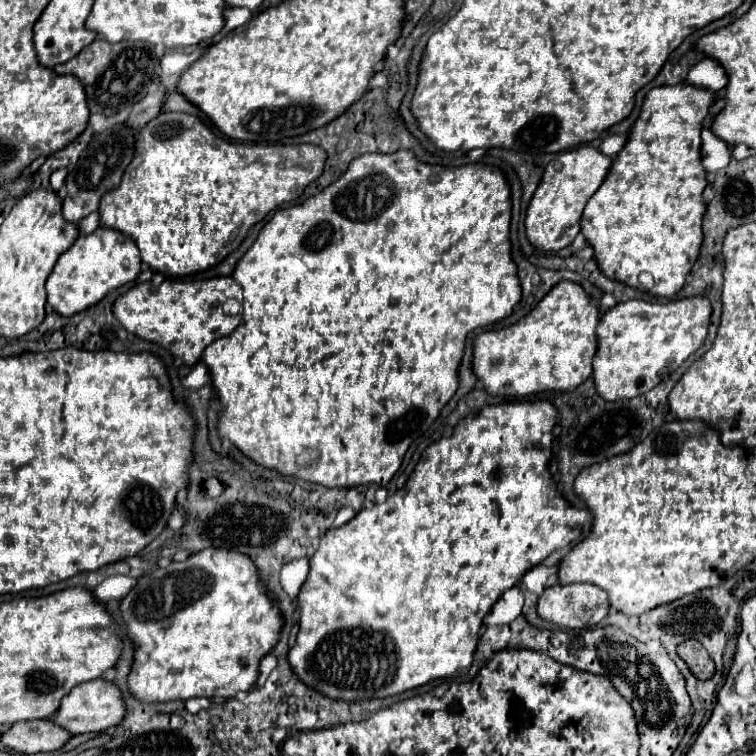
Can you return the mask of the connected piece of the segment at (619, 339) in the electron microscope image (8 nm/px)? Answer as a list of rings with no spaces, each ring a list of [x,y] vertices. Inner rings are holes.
[[[683,298],[667,304],[629,300],[607,310],[597,324],[597,352],[593,358],[597,394],[607,402],[615,402],[649,392],[663,380],[663,374],[677,370],[703,344],[709,312],[709,302],[701,298]]]

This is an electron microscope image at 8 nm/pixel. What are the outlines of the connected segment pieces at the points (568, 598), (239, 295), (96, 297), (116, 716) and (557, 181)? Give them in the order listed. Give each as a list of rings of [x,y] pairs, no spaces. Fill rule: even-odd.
[[[569,584],[569,586],[549,586],[537,602],[537,614],[541,620],[551,622],[559,628],[581,630],[597,626],[609,612],[609,602],[601,588],[593,588],[591,584]]]
[[[215,276],[209,280],[163,280],[159,286],[153,286],[153,282],[143,282],[121,294],[113,304],[113,316],[121,322],[121,326],[143,338],[149,340],[161,348],[165,348],[173,358],[181,358],[185,366],[195,366],[203,354],[203,350],[217,338],[229,336],[241,322],[241,314],[225,314],[223,304],[227,300],[243,302],[243,292],[237,282],[231,280],[231,276]]]
[[[97,228],[89,236],[79,236],[73,242],[73,246],[59,256],[45,284],[47,304],[59,316],[73,316],[81,310],[91,308],[93,304],[103,300],[109,292],[121,288],[123,284],[133,282],[139,276],[139,270],[141,258],[135,242],[117,230]]]
[[[101,678],[91,680],[91,682],[83,682],[77,684],[59,704],[55,716],[53,716],[53,724],[61,724],[61,728],[65,728],[71,734],[81,734],[81,732],[103,732],[111,726],[117,726],[125,716],[125,706],[121,700],[121,692],[115,684],[105,682]]]
[[[581,146],[569,152],[555,154],[555,160],[547,164],[541,184],[537,186],[527,206],[525,234],[531,246],[547,254],[547,252],[559,252],[575,240],[575,236],[579,234],[579,220],[583,208],[605,180],[609,166],[611,166],[611,158],[591,146]]]

